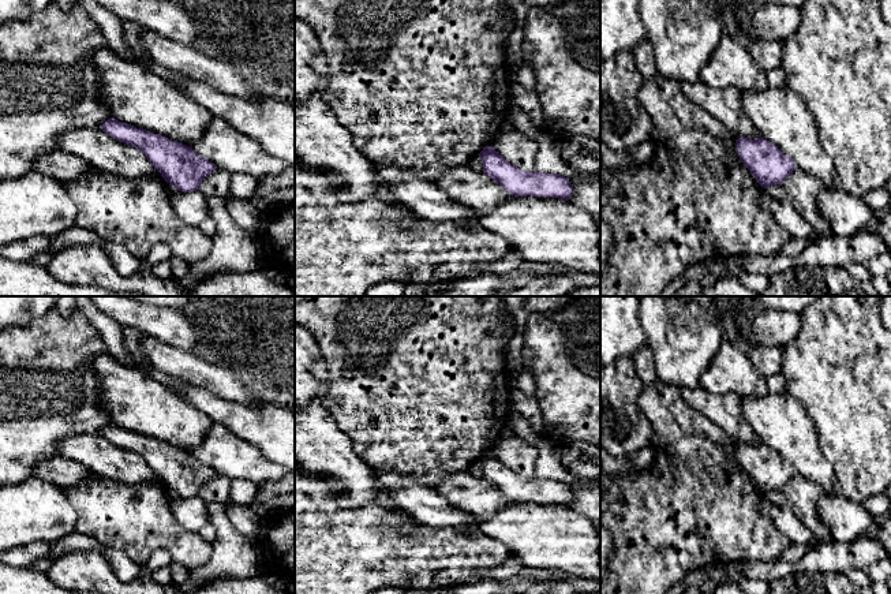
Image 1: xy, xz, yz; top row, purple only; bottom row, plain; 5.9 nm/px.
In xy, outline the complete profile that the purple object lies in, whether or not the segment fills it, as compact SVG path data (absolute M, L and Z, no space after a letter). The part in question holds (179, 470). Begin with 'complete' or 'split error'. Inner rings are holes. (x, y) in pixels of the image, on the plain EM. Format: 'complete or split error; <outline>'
complete; M115 423L108 425L100 434L113 445L139 455L164 486L181 498L199 496L202 486L217 474L187 451Z

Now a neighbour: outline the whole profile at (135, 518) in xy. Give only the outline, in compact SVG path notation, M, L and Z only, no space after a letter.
M94 475L87 483L63 489L78 513L75 530L97 539L102 546L124 552L135 564L143 567L153 552L165 549L172 561L192 571L211 556L211 543L199 533L181 527L175 519L164 483L117 483Z

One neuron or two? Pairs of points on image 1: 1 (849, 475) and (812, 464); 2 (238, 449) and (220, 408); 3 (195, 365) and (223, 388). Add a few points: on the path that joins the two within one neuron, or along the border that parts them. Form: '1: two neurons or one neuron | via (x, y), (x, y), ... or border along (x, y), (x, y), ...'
1: two neurons | border along (819, 443), (822, 455), (831, 466), (835, 492)
2: two neurons | border along (214, 422), (228, 428), (255, 447)
3: one neuron | via (202, 372), (216, 381)

